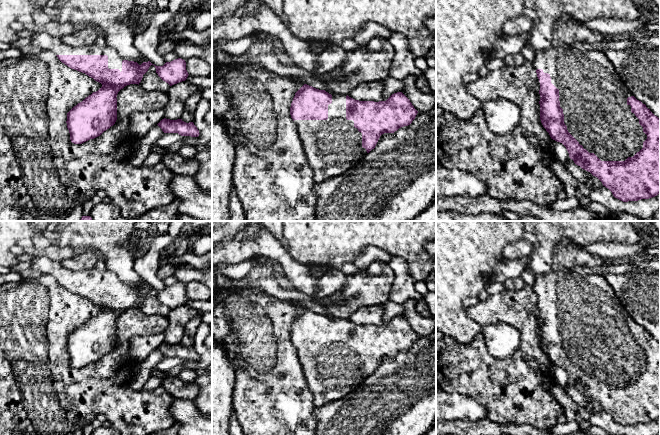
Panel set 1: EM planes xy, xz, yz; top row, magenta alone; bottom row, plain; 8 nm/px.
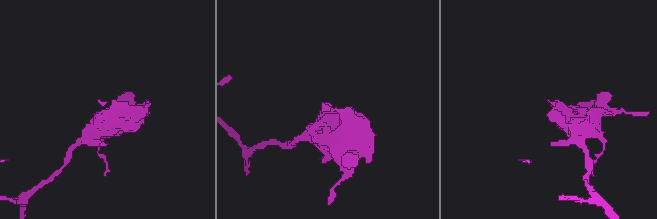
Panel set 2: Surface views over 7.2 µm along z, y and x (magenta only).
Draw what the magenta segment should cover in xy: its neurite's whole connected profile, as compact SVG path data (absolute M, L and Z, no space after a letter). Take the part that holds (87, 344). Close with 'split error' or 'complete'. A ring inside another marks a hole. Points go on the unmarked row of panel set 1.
M45 256L32 258L32 269L53 276L71 293L85 297L102 311L86 321L67 337L70 364L82 368L100 360L117 344L117 318L125 310L138 308L152 288L139 289L124 284L112 271L96 268L84 271L66 269L60 262Z; split error

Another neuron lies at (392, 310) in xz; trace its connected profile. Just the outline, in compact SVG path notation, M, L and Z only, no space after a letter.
M391 300L385 303L385 311L381 325L386 325L392 318L402 316L404 314L404 306L396 304Z

